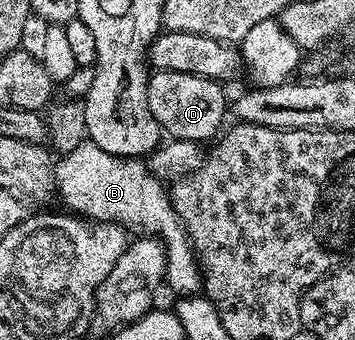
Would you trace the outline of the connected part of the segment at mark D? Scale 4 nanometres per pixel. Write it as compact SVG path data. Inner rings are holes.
M155 71L147 80L147 104L153 117L159 122L160 132L167 134L168 131L171 139L188 139L191 143L202 144L203 139L214 140L220 134L224 126L223 118L229 115L229 99L227 103L227 95L223 92L223 87L222 82L197 77L193 73Z

